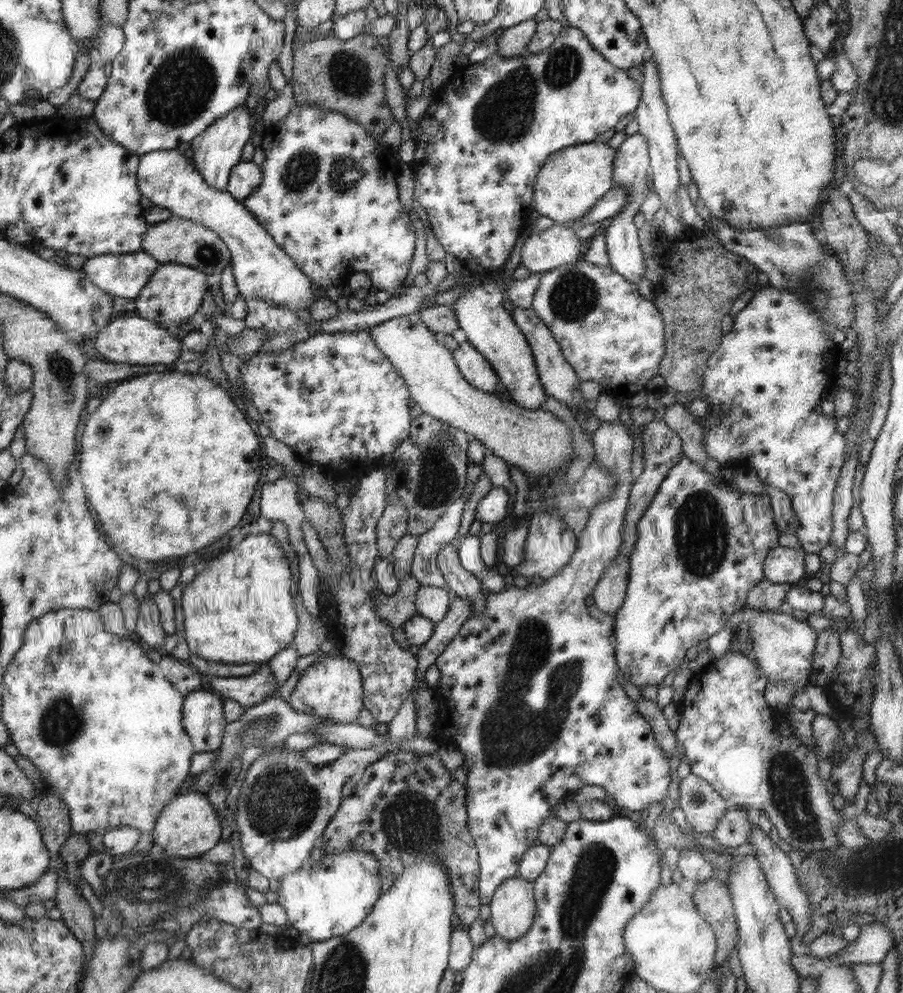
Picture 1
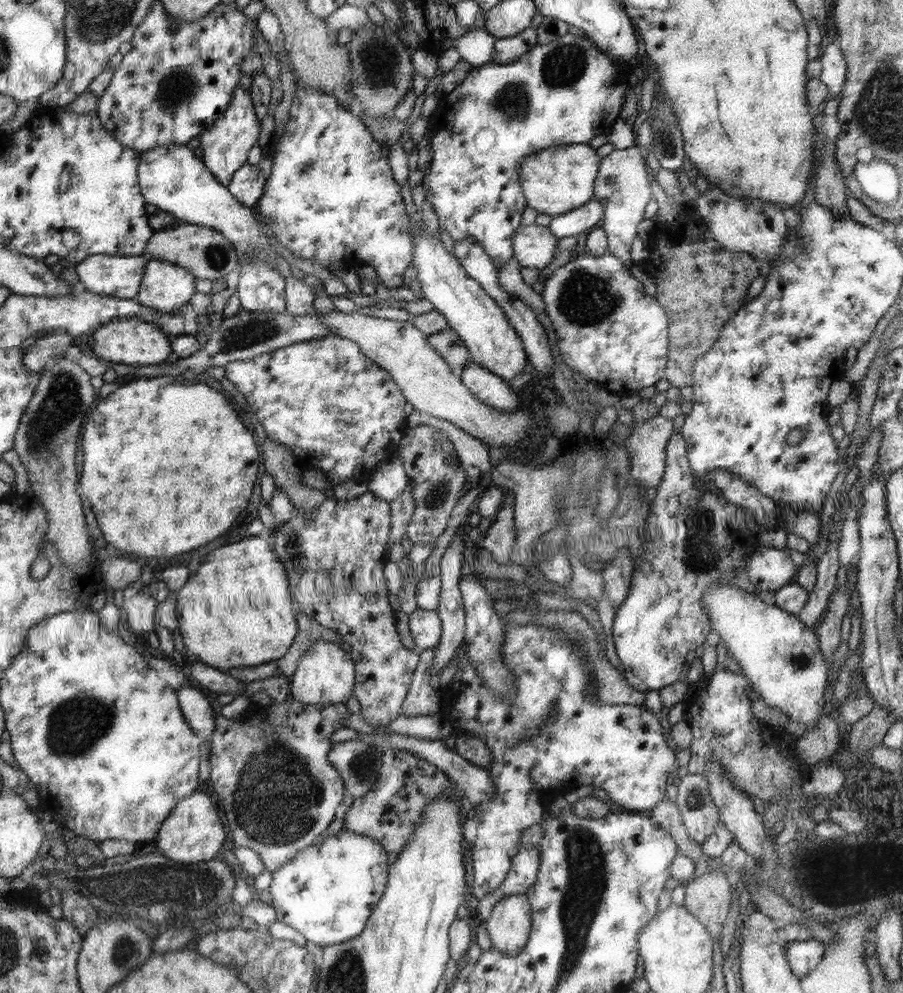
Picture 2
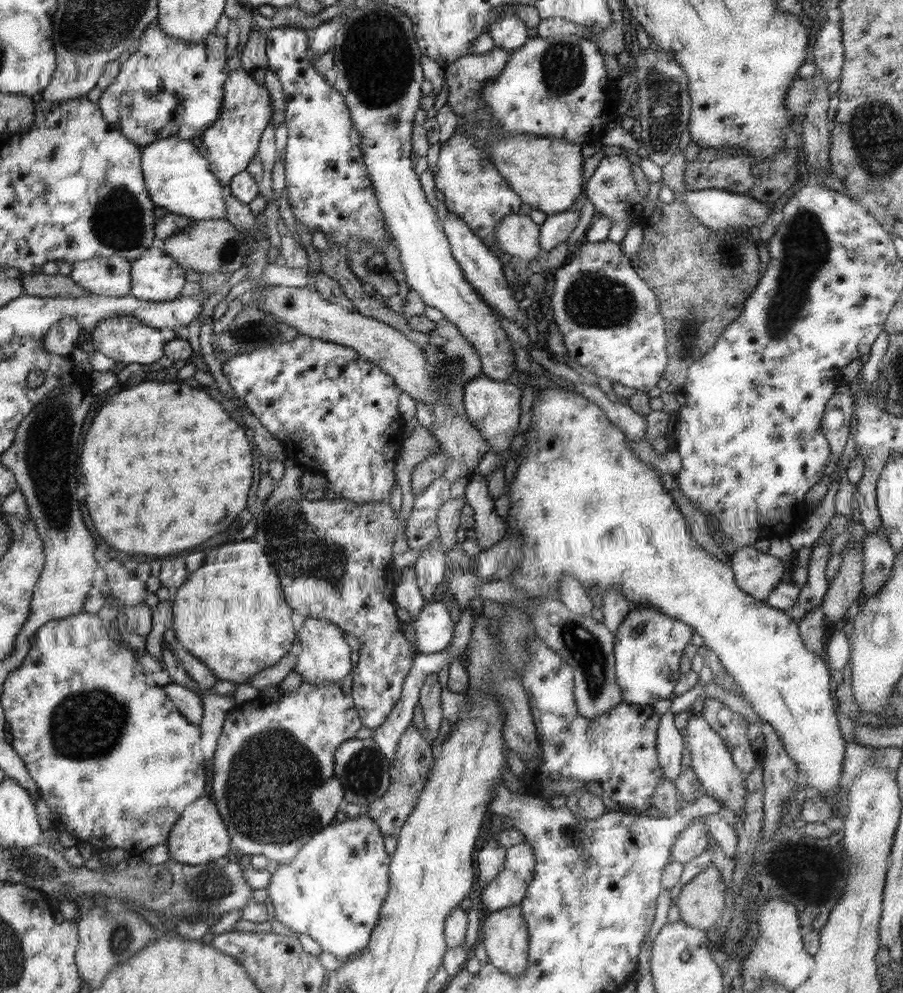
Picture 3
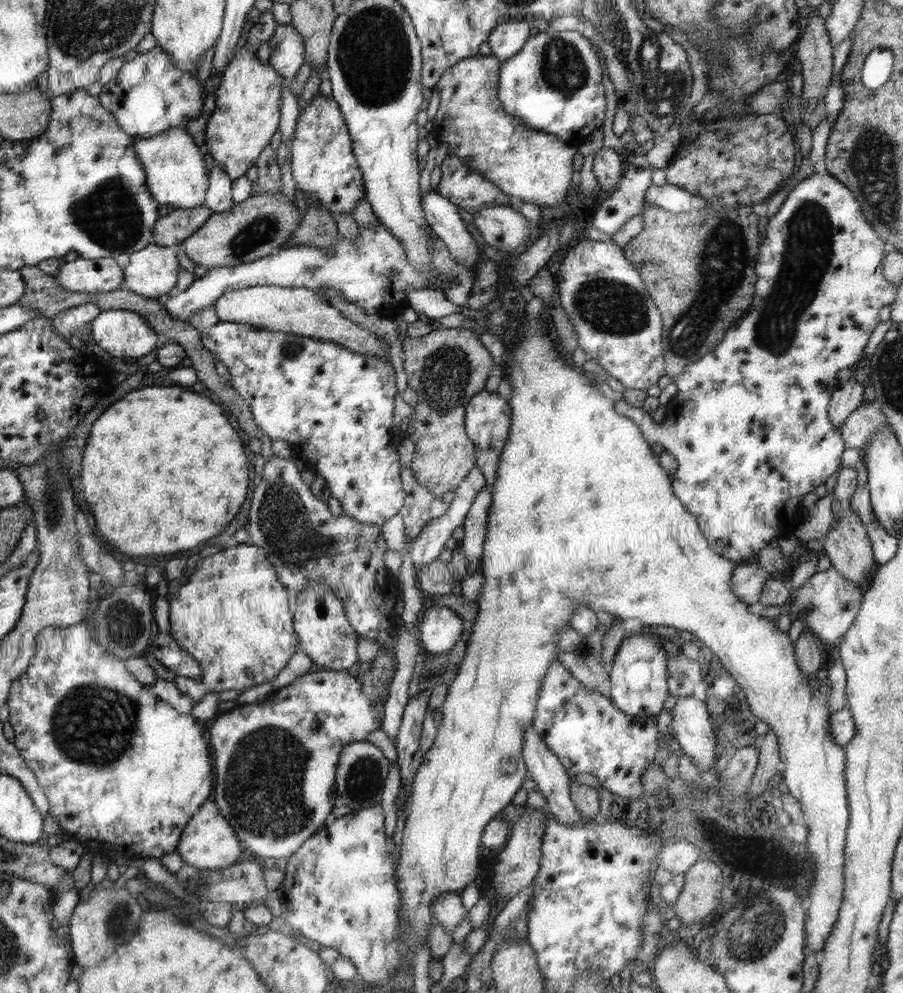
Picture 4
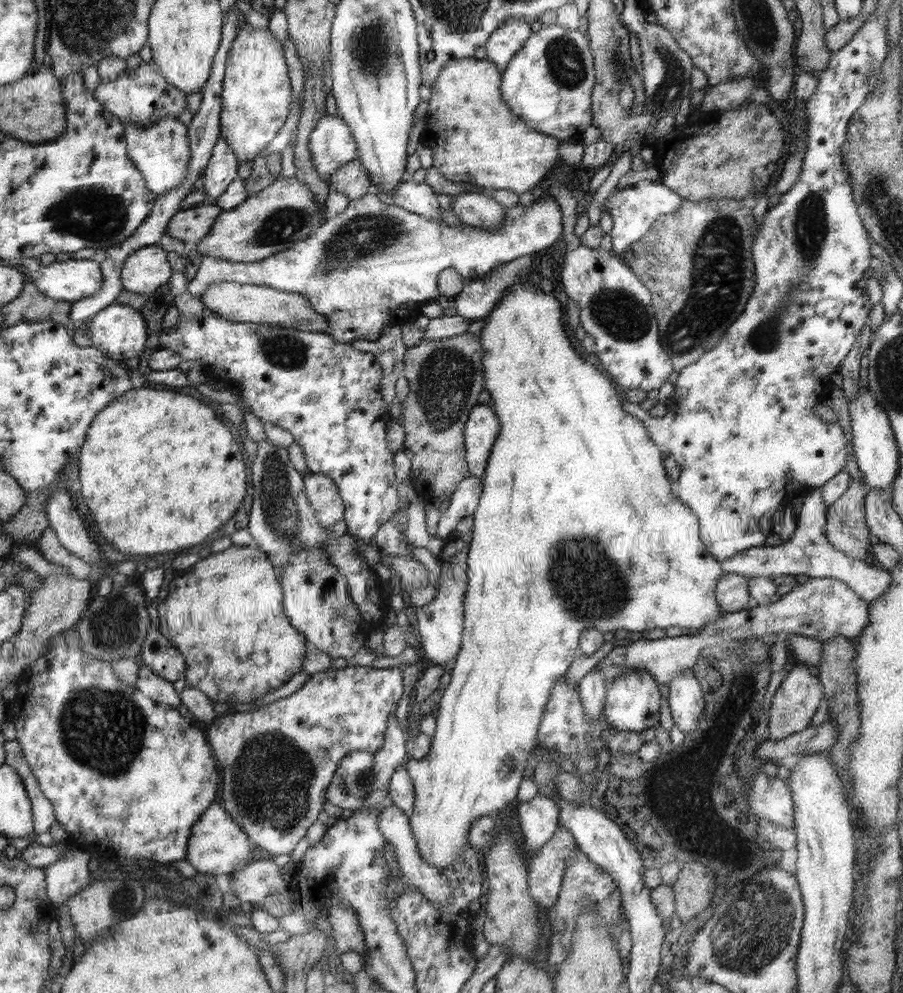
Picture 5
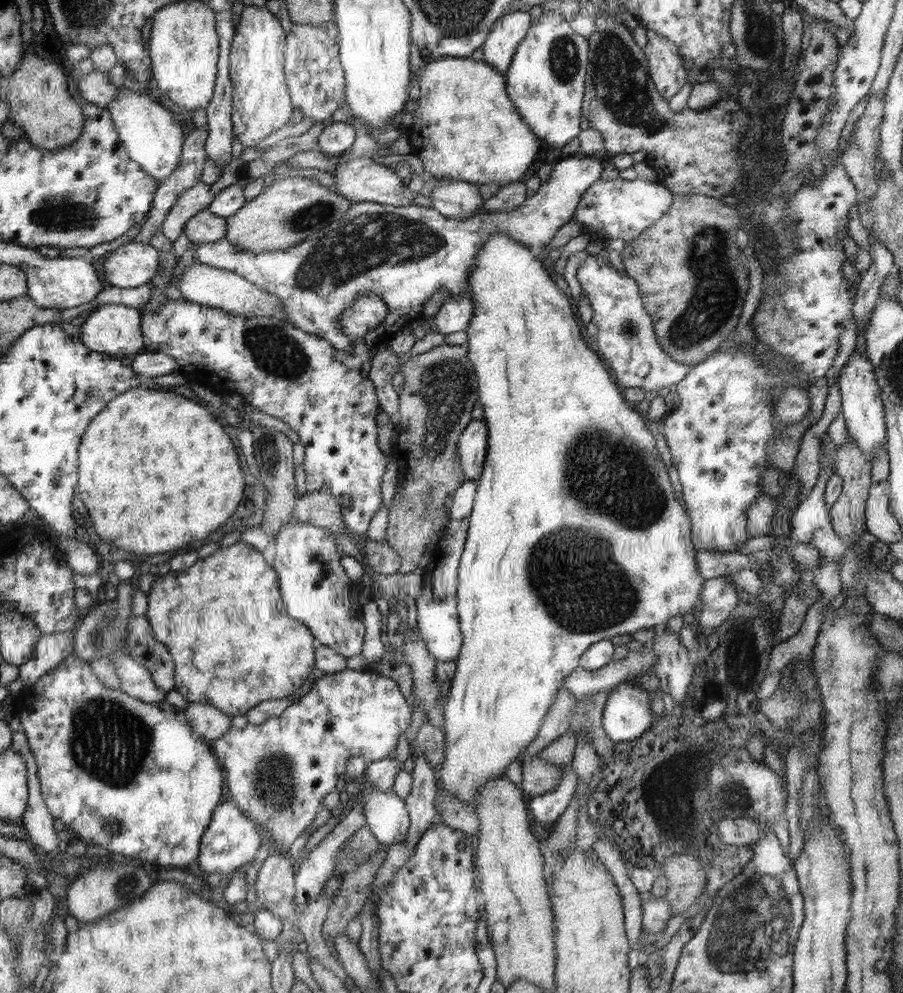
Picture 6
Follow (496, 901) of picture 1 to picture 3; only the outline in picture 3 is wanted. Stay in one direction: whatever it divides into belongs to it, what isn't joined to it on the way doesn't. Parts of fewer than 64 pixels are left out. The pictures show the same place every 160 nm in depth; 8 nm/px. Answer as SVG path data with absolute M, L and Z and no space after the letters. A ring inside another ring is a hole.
M519 905L491 913L482 924L482 944L489 961L509 975L525 973L529 958L529 925Z

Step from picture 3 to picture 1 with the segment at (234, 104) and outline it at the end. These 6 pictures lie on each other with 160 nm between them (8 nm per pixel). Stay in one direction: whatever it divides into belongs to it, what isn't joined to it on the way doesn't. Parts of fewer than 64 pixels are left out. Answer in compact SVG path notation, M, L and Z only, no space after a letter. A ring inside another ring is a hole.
M239 106L231 110L226 117L215 121L213 125L206 129L200 136L190 141L189 151L192 153L196 169L204 175L204 179L214 190L228 190L229 178L233 169L242 160L242 148L244 144L251 142L252 126L250 126L250 112L246 106Z

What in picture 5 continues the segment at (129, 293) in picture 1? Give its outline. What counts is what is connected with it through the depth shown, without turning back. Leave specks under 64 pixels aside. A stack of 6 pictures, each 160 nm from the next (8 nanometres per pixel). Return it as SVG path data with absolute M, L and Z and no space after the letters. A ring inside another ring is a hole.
M24 257L19 264L27 270L38 290L58 300L73 303L88 299L98 293L98 290L101 290L100 286L104 284L101 264L92 259L68 259L67 261L55 261L45 266L40 263L40 259Z

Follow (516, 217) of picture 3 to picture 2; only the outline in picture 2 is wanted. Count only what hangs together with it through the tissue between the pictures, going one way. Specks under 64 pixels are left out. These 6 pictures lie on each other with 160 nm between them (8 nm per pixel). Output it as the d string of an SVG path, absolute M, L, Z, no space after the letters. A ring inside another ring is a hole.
M521 226L513 236L513 257L523 267L548 267L557 254L559 238L547 226Z

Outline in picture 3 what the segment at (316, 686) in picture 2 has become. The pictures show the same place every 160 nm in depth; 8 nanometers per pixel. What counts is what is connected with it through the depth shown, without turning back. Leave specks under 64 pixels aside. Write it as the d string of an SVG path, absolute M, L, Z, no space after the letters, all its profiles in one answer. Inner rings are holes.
M309 616L298 619L298 634L302 652L298 654L294 670L302 677L302 682L310 684L330 684L342 680L352 670L352 647L344 640L344 630L324 618L310 618Z

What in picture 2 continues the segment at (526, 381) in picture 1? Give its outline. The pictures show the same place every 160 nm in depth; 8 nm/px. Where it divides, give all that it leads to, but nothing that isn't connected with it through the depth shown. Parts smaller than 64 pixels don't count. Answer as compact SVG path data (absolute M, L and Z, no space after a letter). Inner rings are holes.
M425 224L422 228L423 237L418 237L418 241L414 239L413 263L424 298L434 304L434 310L440 312L450 329L464 340L474 363L501 375L506 381L520 376L524 369L528 369L528 354L524 354L525 346L520 342L521 336L509 322L508 315L481 283L469 277L456 255L454 257L444 249L441 239L430 234Z

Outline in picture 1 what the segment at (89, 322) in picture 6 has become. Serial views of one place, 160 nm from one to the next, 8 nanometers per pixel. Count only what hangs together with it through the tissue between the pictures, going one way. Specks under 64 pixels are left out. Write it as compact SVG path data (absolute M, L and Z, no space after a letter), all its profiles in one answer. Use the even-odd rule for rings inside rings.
M132 313L117 315L113 321L97 333L94 344L96 351L98 350L106 360L134 366L152 366L154 364L174 366L174 360L183 350L180 340L174 338L168 329Z

